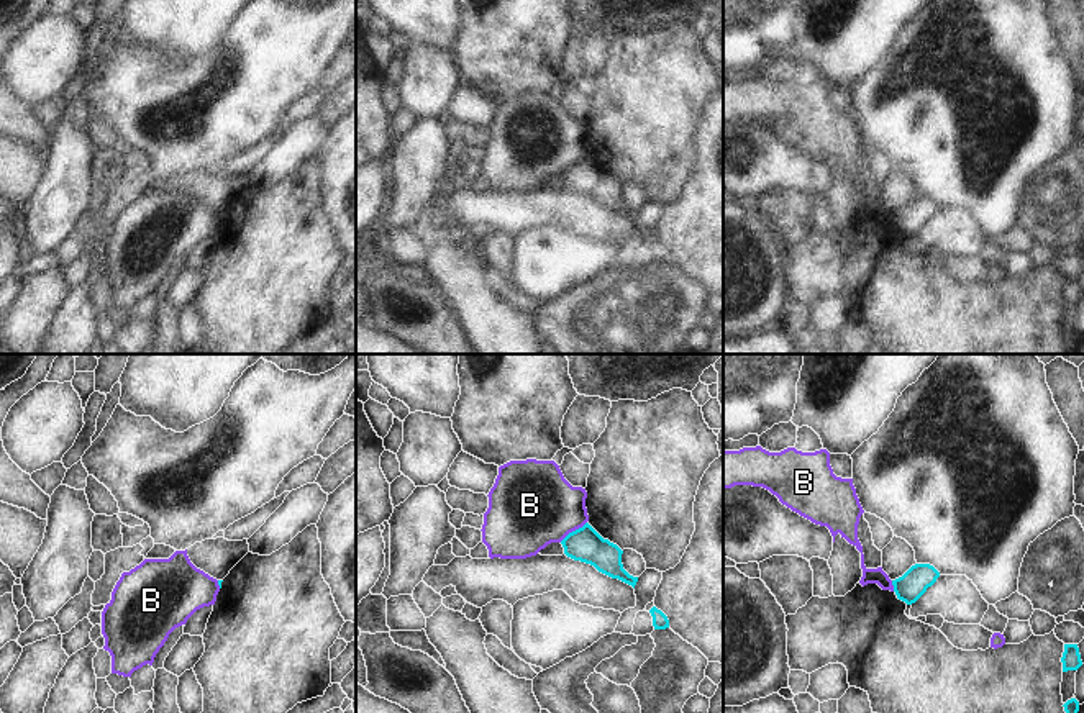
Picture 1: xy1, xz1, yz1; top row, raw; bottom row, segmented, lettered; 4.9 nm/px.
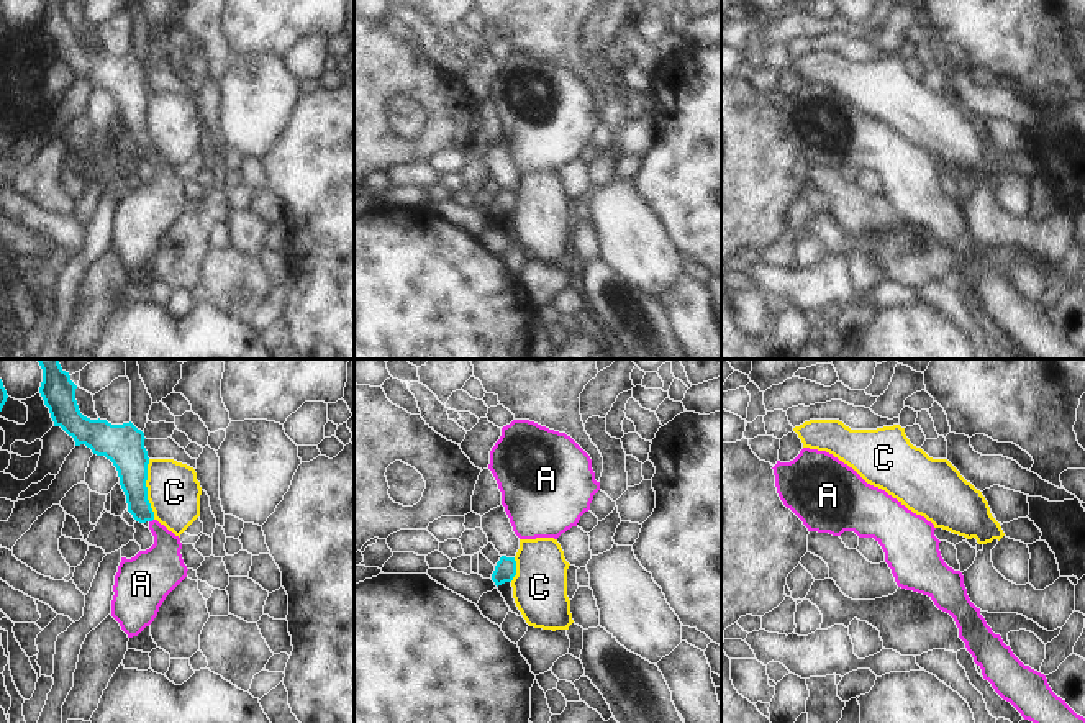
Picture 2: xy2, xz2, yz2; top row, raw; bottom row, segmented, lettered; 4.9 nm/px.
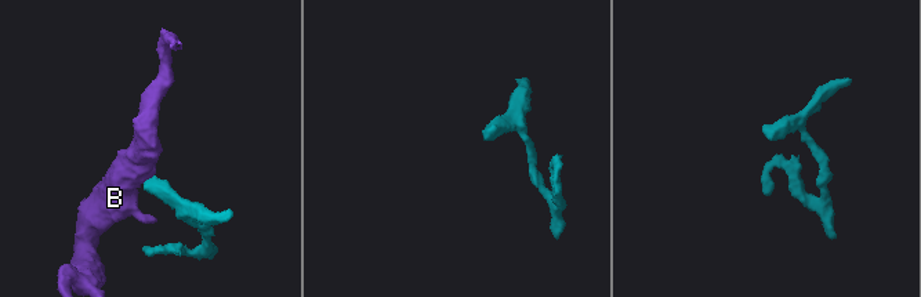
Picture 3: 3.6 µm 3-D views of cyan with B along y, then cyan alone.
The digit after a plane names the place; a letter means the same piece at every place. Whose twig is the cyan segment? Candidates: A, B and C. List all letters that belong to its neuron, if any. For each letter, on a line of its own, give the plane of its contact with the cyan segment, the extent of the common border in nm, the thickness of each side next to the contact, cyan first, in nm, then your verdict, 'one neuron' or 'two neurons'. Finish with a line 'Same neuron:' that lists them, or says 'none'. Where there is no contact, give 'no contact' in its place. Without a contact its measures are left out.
A: xy2 | 30 nm | 140/240 nm | one neuron
B: xz1 | 170 nm | 170/420 nm | two neurons
C: xy2 | 300 nm | 200/260 nm | two neurons
Same neuron: A

